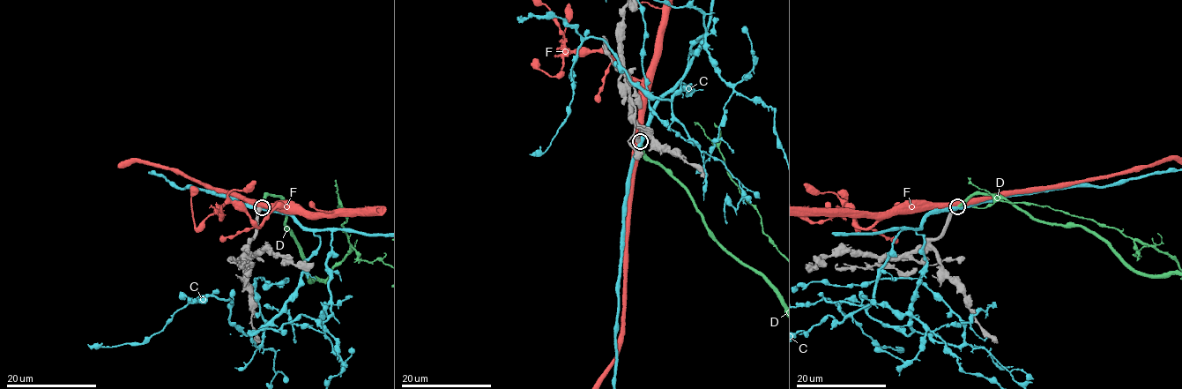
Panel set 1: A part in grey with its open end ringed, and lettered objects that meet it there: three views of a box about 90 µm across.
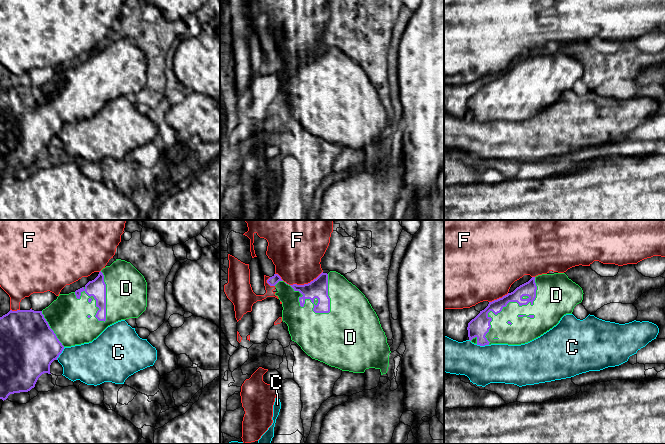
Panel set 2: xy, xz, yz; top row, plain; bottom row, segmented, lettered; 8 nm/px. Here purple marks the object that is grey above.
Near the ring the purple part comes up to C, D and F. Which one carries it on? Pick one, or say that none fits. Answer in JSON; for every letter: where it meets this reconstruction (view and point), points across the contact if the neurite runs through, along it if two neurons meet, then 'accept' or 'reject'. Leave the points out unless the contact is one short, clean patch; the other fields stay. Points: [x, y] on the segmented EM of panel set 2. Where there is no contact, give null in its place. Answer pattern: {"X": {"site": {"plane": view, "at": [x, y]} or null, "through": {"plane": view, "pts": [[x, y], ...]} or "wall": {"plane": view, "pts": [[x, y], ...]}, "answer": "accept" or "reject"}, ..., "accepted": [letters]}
{"C": {"site": {"plane": "xy", "at": [61, 352]}, "answer": "reject"}, "D": {"site": {"plane": "xz", "at": [304, 302]}, "answer": "accept"}, "F": {"site": {"plane": "xz", "at": [304, 284]}, "answer": "reject"}, "accepted": ["D"]}

